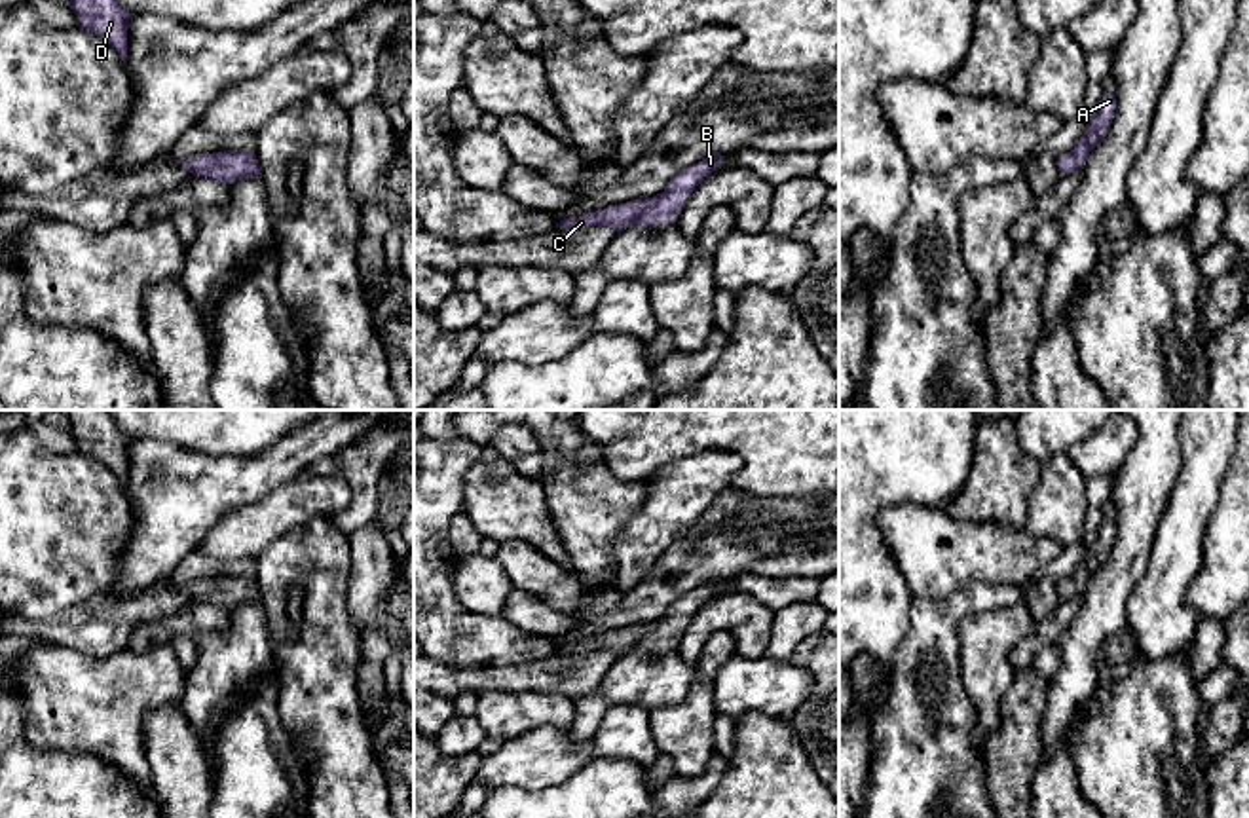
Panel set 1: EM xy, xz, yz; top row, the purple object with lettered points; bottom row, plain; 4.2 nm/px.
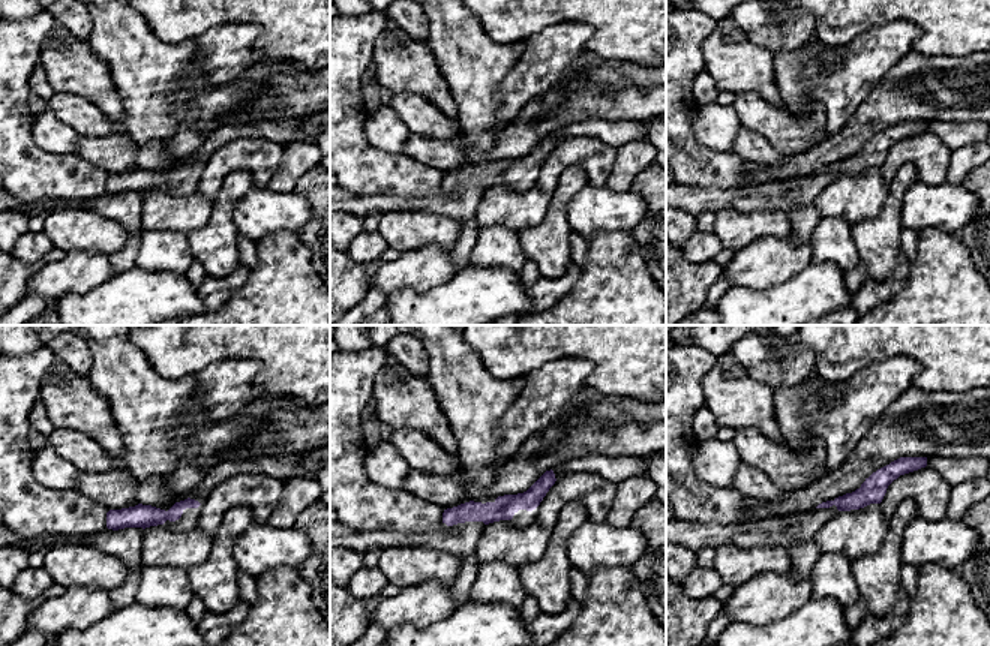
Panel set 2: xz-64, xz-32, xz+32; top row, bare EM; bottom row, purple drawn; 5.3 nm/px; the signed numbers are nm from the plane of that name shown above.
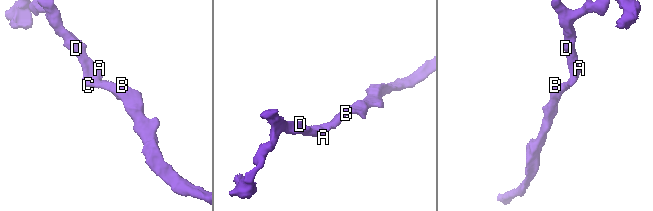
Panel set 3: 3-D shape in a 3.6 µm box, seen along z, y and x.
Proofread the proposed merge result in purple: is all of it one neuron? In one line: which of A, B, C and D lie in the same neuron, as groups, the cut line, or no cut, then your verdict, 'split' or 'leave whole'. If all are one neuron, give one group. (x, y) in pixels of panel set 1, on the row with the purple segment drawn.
A B C D; no cut; leave whole

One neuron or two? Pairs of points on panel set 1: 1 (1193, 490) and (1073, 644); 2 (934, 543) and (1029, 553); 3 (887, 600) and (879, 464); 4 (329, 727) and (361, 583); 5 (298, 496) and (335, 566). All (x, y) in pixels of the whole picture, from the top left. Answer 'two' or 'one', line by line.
1: two
2: one
3: one
4: two
5: two

